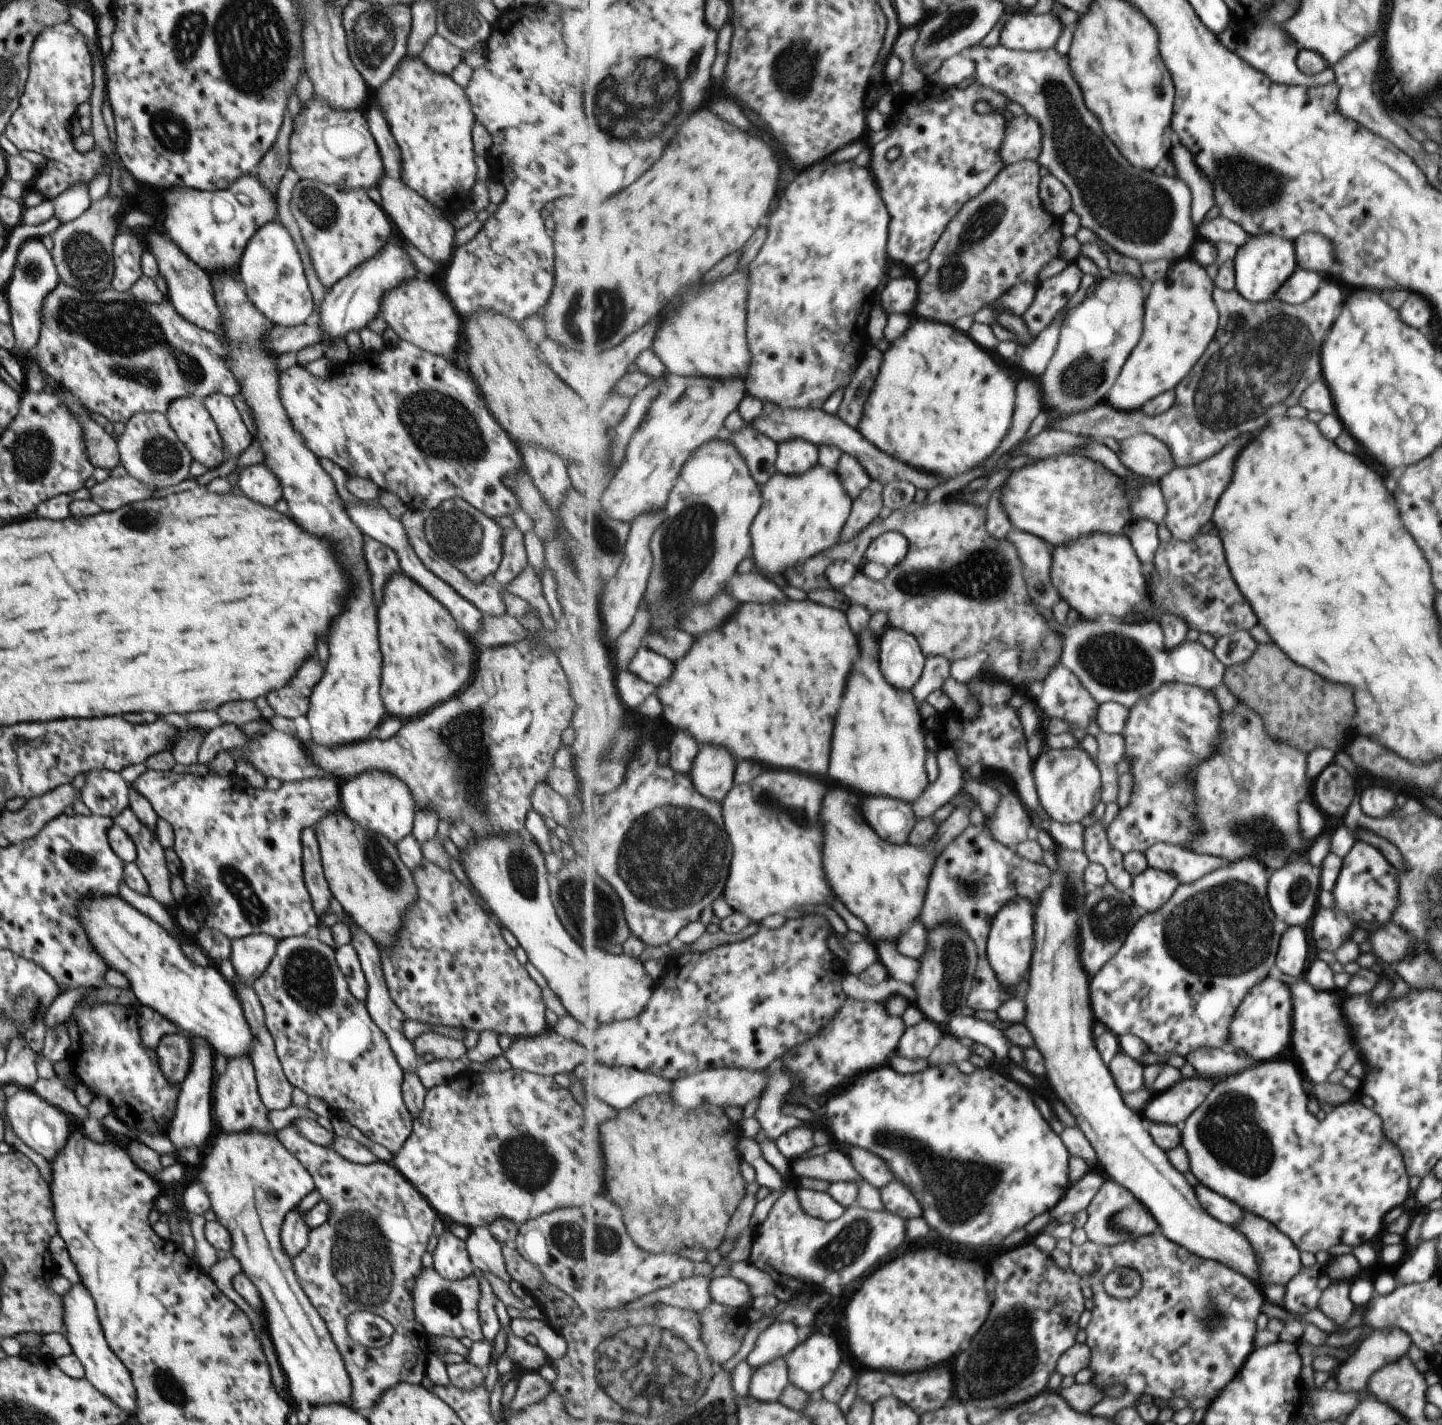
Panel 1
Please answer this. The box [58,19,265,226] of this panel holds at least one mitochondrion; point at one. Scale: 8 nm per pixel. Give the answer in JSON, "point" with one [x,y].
{"point":[173,129]}

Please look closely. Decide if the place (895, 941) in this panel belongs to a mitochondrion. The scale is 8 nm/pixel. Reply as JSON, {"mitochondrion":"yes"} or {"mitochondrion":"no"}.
{"mitochondrion":"no"}

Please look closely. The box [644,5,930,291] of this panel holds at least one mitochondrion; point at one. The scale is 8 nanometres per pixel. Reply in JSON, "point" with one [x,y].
{"point":[793,66]}

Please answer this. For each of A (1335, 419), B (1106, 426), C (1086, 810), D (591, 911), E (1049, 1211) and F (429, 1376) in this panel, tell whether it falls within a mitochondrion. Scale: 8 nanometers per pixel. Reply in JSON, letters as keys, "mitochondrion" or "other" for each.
{"A":"other","B":"other","C":"other","D":"mitochondrion","E":"other","F":"other"}

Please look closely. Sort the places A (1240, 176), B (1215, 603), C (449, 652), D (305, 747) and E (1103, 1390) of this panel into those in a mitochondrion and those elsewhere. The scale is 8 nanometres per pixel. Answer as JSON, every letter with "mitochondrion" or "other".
{"A":"mitochondrion","B":"mitochondrion","C":"mitochondrion","D":"other","E":"other"}

